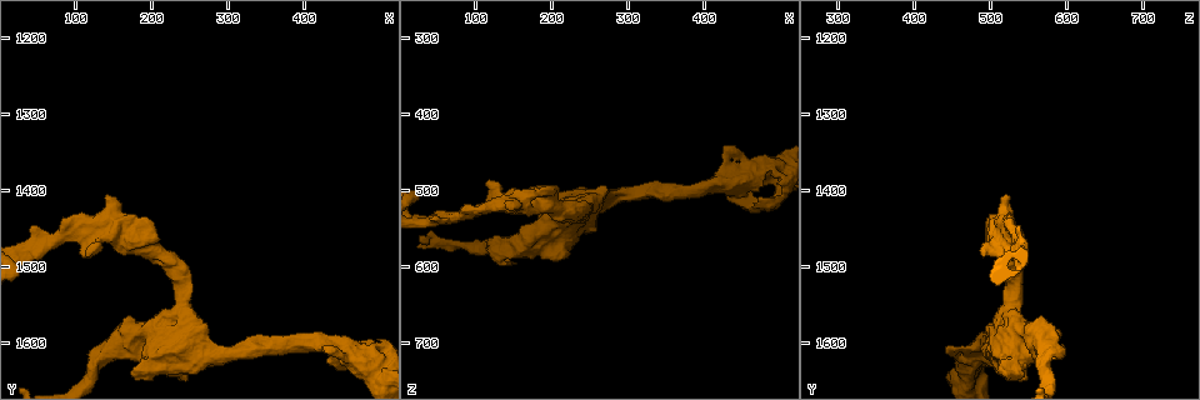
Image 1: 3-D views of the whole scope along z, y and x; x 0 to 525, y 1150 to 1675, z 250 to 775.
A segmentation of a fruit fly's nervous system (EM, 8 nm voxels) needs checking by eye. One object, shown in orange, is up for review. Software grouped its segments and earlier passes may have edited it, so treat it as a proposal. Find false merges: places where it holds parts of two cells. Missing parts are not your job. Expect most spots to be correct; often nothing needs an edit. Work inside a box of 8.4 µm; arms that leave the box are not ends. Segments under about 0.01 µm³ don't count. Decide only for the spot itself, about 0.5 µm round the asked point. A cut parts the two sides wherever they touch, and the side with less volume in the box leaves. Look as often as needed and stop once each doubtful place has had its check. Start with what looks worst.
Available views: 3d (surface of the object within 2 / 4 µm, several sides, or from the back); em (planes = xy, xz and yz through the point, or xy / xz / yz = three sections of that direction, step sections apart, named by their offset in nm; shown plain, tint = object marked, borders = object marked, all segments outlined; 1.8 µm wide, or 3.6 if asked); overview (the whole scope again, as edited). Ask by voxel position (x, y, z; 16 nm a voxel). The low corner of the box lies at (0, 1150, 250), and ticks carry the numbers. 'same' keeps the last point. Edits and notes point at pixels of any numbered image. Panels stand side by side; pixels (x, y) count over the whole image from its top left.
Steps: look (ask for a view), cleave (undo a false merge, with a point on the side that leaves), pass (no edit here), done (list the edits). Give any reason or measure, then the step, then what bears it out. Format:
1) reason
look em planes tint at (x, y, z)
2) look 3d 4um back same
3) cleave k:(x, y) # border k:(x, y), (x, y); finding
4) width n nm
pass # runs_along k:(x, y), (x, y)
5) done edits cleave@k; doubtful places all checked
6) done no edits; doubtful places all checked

sudden change in width
look 3d 4um at (140, 1615, 575)

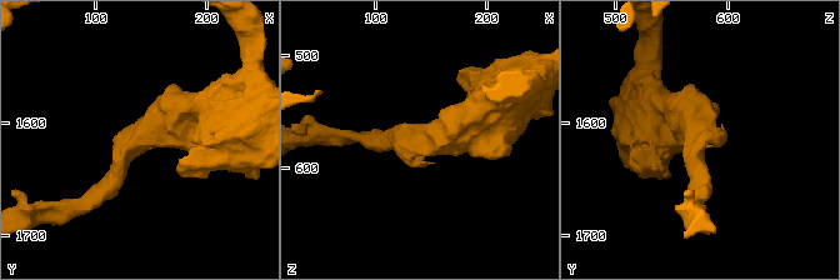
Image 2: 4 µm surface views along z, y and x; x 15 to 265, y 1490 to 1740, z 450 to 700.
look em xy step 4 tint at (136, 1612, 572)

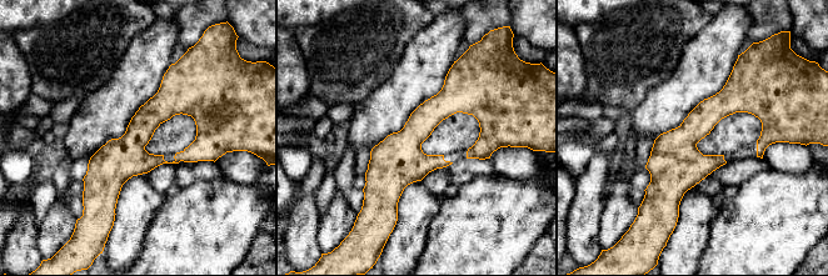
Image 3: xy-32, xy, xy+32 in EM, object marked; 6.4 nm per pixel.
width 260 nm
pass # one cell here

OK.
calibre changes
look em xz step 4 tint at (145, 1450, 520)

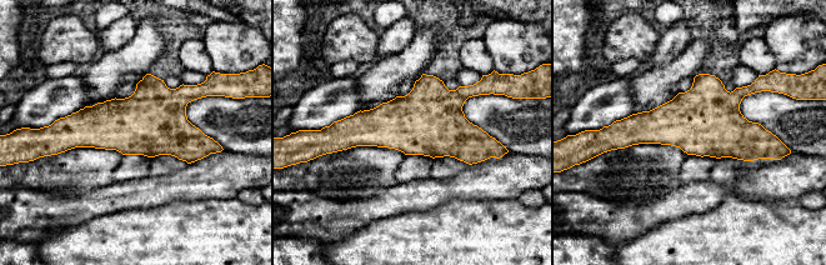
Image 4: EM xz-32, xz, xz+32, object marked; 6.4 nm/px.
look em planes tint same

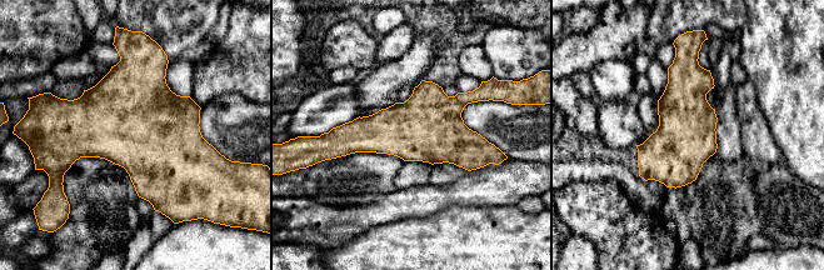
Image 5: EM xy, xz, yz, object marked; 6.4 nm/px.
pass # continuous, no second cell

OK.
closes a loop
look 3d 4um back at (455, 1605, 490)

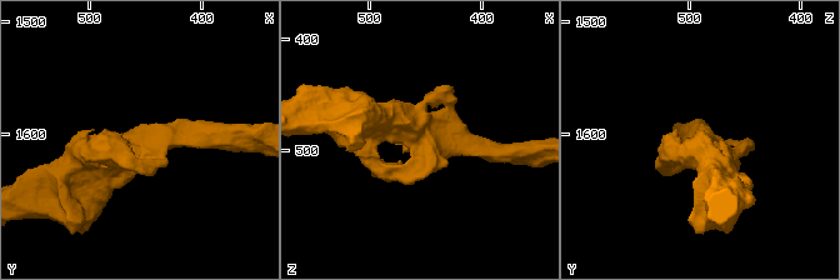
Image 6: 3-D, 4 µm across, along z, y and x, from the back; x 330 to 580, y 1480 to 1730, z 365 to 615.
arms 4
look em xy step 8 tint at (452, 1612, 488)

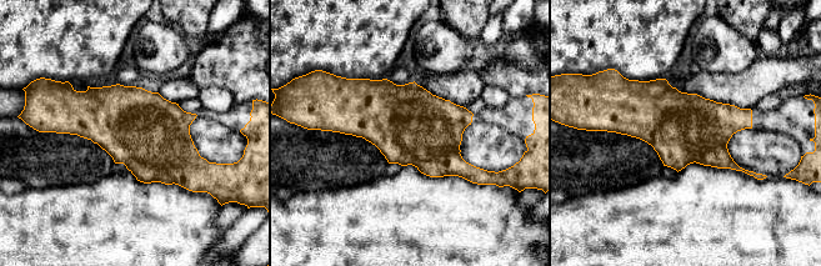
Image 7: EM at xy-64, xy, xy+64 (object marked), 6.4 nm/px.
pass # all the same cell

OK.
done no edits; doubtful places all checked

